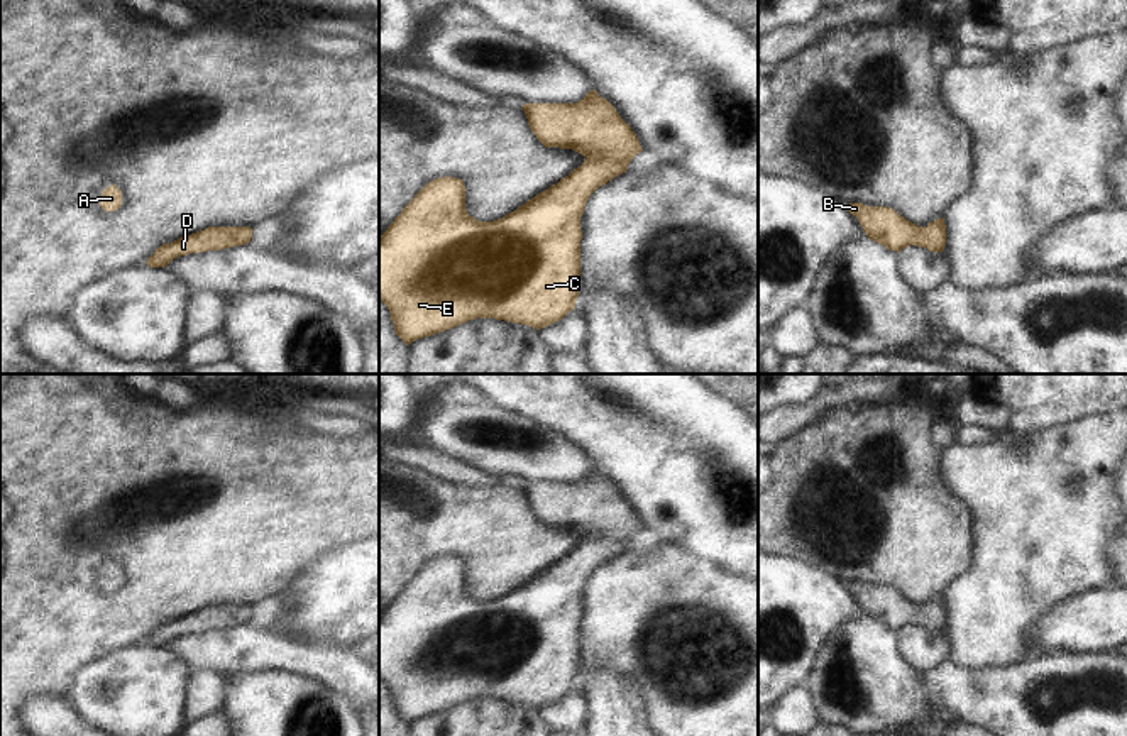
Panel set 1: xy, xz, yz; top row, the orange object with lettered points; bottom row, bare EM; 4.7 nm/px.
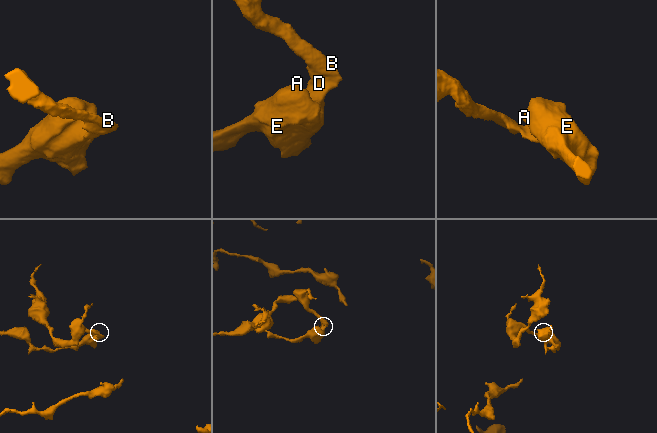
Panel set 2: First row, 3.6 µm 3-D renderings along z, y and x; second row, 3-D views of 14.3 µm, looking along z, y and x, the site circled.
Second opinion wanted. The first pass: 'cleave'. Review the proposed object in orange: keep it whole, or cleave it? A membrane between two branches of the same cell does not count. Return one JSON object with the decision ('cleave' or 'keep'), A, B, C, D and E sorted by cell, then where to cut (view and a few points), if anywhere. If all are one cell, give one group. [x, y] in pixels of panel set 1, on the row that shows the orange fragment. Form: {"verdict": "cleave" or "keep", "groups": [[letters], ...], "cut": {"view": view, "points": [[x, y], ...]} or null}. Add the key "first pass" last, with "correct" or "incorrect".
{"verdict": "keep", "groups": [["A", "B", "C", "D", "E"]], "cut": null, "first pass": "incorrect"}

